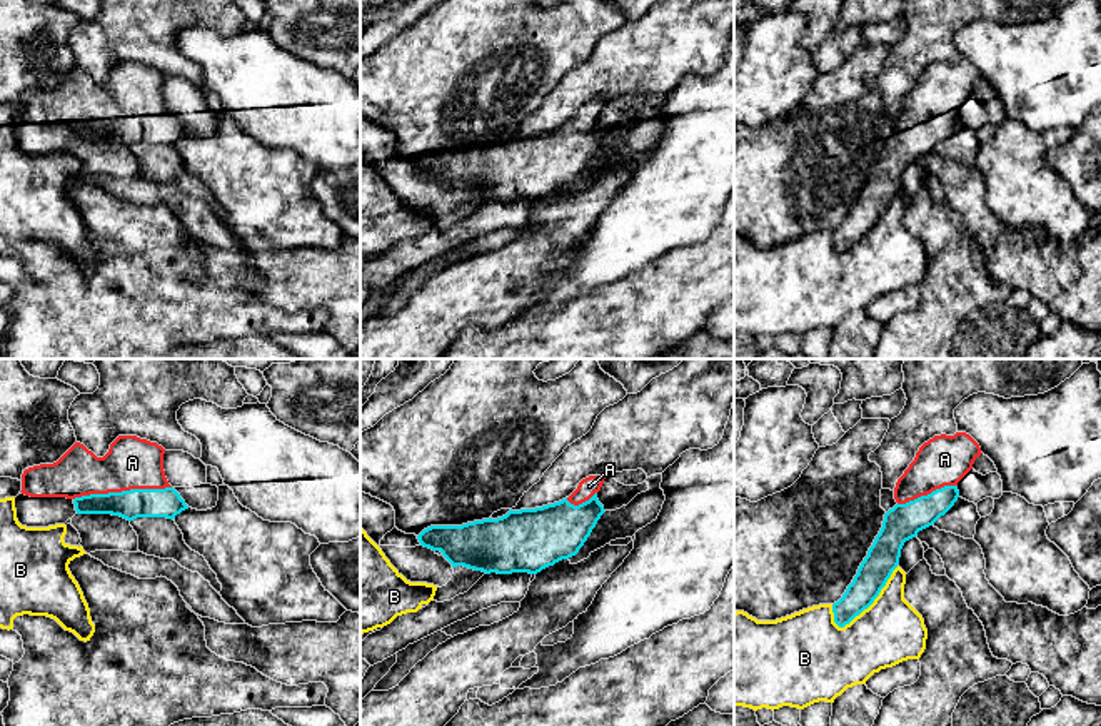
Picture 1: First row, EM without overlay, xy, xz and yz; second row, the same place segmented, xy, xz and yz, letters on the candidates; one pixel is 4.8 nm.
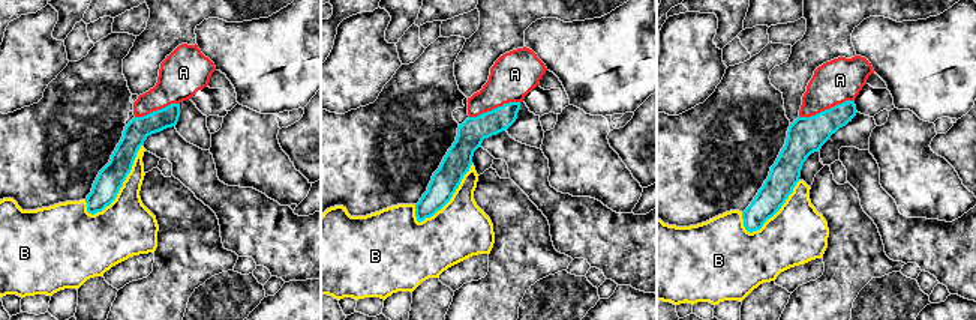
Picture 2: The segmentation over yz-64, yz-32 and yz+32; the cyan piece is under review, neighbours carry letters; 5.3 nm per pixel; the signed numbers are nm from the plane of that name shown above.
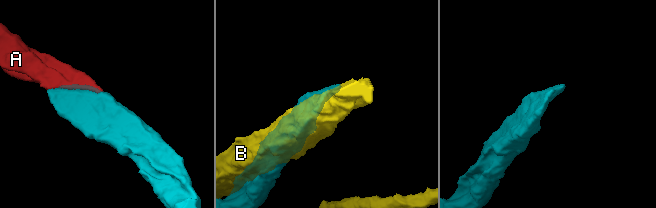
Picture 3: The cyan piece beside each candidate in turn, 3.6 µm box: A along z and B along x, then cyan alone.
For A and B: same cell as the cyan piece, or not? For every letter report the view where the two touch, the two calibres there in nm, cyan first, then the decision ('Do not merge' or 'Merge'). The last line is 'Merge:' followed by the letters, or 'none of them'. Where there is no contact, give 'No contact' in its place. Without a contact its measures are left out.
A: Touches cyan in xy. Thickness 140 nm (cyan) against 260 nm. Merge
B: Touches cyan in yz. Thickness 160 nm (cyan) against 320 nm. Do not merge
Merge: A

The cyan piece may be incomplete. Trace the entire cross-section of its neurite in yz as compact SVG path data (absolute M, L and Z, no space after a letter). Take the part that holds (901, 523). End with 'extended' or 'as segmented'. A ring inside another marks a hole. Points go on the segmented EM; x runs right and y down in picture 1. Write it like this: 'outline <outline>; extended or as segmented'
outline M966 432L934 436L916 452L914 461L897 479L896 506L884 514L857 574L842 597L832 604L834 623L849 624L867 609L899 564L906 541L933 526L958 501L958 482L981 456L979 444Z; extended

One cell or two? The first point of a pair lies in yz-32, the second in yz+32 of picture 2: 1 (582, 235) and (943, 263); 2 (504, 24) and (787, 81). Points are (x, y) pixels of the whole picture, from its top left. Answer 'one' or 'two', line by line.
1: one
2: one

